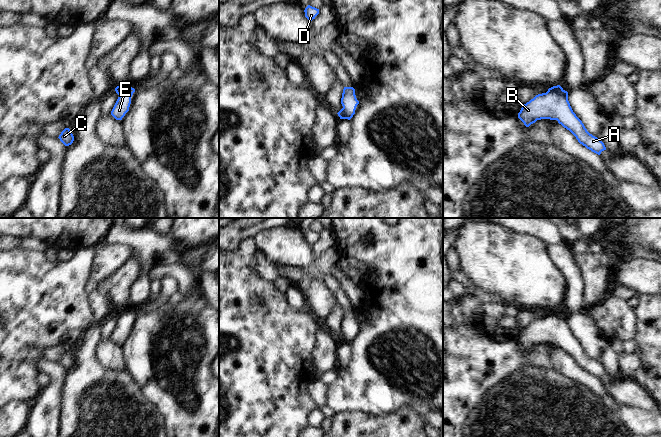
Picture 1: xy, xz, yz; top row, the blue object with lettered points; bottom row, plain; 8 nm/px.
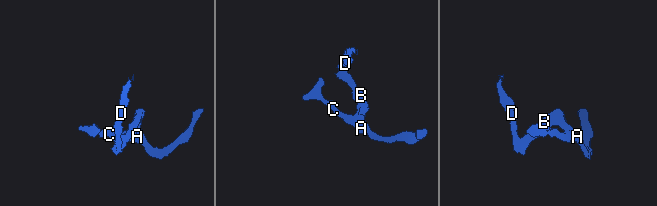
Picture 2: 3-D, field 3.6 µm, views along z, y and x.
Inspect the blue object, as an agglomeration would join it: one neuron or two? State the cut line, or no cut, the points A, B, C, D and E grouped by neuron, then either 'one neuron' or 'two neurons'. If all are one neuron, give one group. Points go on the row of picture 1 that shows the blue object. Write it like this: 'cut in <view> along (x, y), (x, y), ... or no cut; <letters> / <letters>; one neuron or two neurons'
no cut; A B C D E; one neuron

